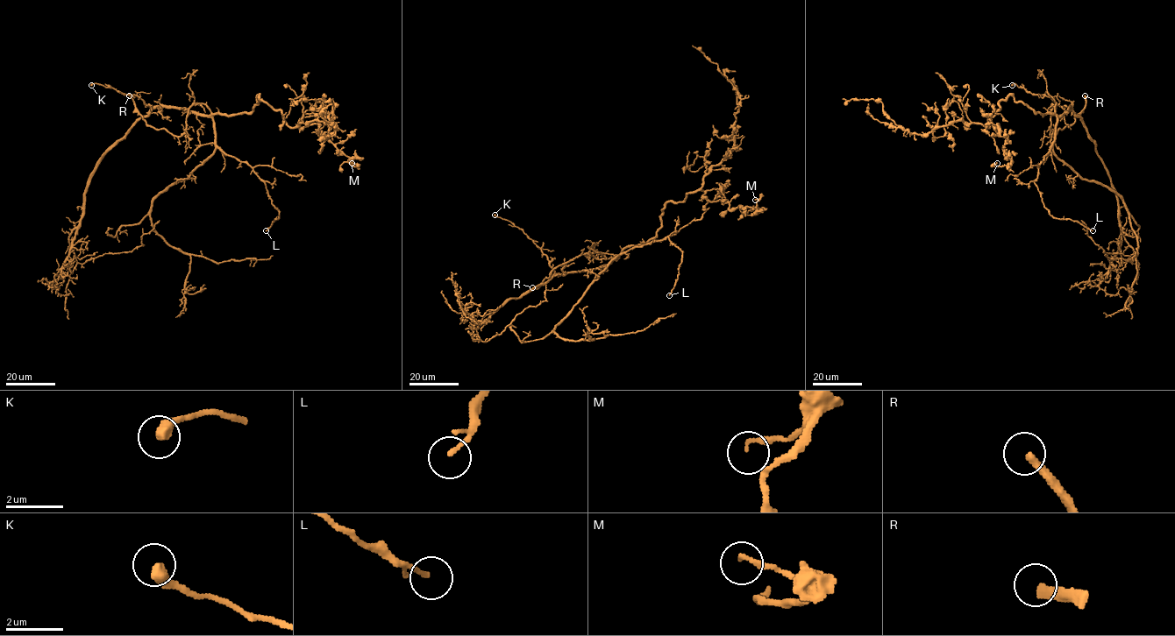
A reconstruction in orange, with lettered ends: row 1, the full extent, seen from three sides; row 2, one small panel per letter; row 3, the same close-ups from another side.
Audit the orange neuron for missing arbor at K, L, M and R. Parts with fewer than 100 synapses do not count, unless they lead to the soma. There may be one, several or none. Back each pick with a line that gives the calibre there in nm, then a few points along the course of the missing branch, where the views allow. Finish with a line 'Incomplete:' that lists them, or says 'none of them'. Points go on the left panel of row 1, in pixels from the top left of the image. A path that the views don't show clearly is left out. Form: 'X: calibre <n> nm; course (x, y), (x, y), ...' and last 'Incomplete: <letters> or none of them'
R: calibre 340 nm; course (129, 95), (119, 82), (102, 74), (87, 60), (74, 63)
Incomplete: R

